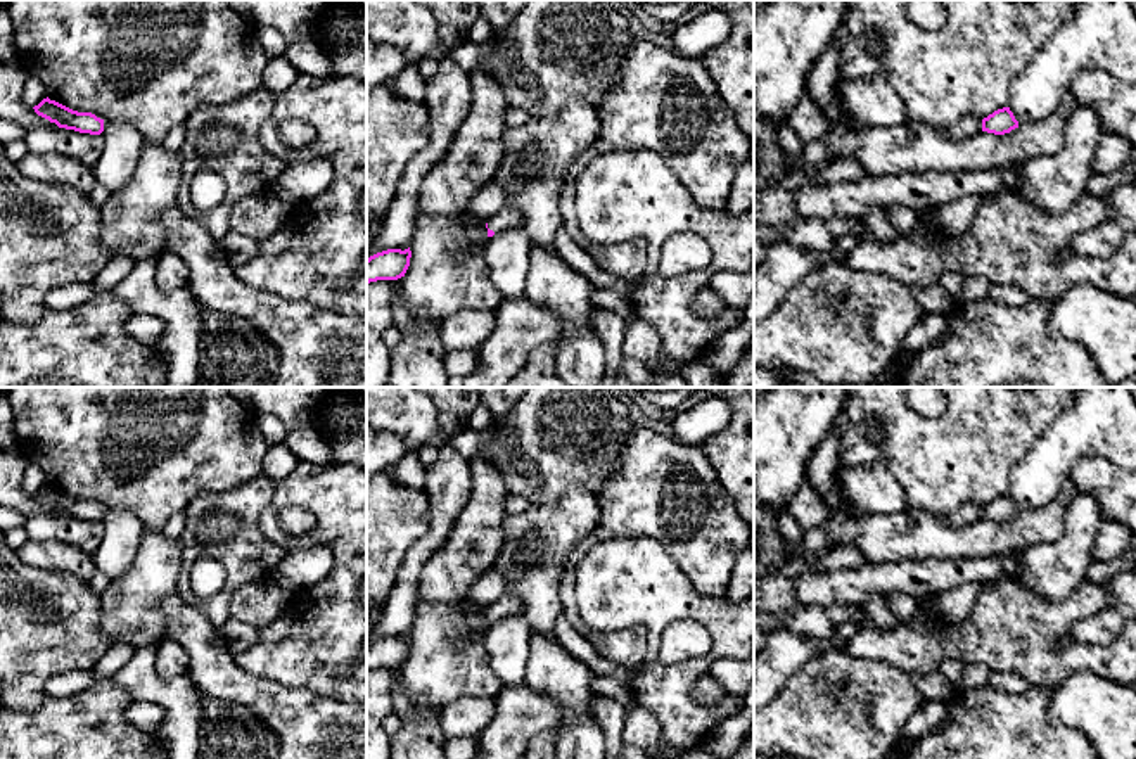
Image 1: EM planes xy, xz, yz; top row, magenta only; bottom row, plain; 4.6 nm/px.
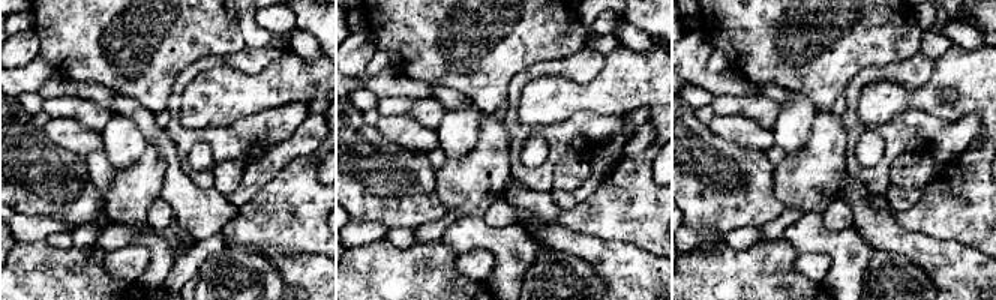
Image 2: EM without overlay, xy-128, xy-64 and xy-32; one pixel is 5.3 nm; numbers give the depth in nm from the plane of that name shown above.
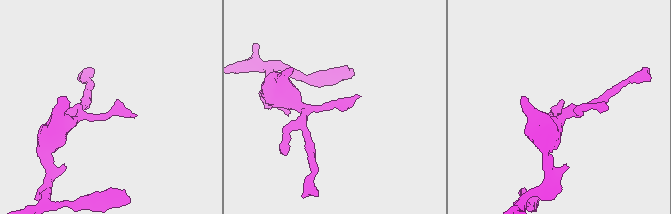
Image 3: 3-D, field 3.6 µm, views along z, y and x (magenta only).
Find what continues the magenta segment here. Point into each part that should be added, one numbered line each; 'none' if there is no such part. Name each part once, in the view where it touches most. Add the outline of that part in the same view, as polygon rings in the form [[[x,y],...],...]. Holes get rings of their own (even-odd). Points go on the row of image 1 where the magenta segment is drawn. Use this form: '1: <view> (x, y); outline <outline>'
1: xz (507, 218); outline [[[508,206],[488,221],[488,228],[495,233],[514,228],[515,225],[519,225],[519,214]]]

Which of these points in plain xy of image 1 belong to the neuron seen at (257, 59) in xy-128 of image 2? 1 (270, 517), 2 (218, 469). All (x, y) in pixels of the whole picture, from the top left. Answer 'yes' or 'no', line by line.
1: no
2: no

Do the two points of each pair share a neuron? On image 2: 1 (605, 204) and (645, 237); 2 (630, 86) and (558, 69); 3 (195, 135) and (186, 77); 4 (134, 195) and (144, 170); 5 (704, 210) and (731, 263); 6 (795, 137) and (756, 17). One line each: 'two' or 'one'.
1: one
2: two
3: one
4: one
5: two
6: two

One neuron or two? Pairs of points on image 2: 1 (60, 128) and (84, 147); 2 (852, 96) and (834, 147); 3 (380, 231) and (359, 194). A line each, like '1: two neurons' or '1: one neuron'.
1: one neuron
2: two neurons
3: two neurons

